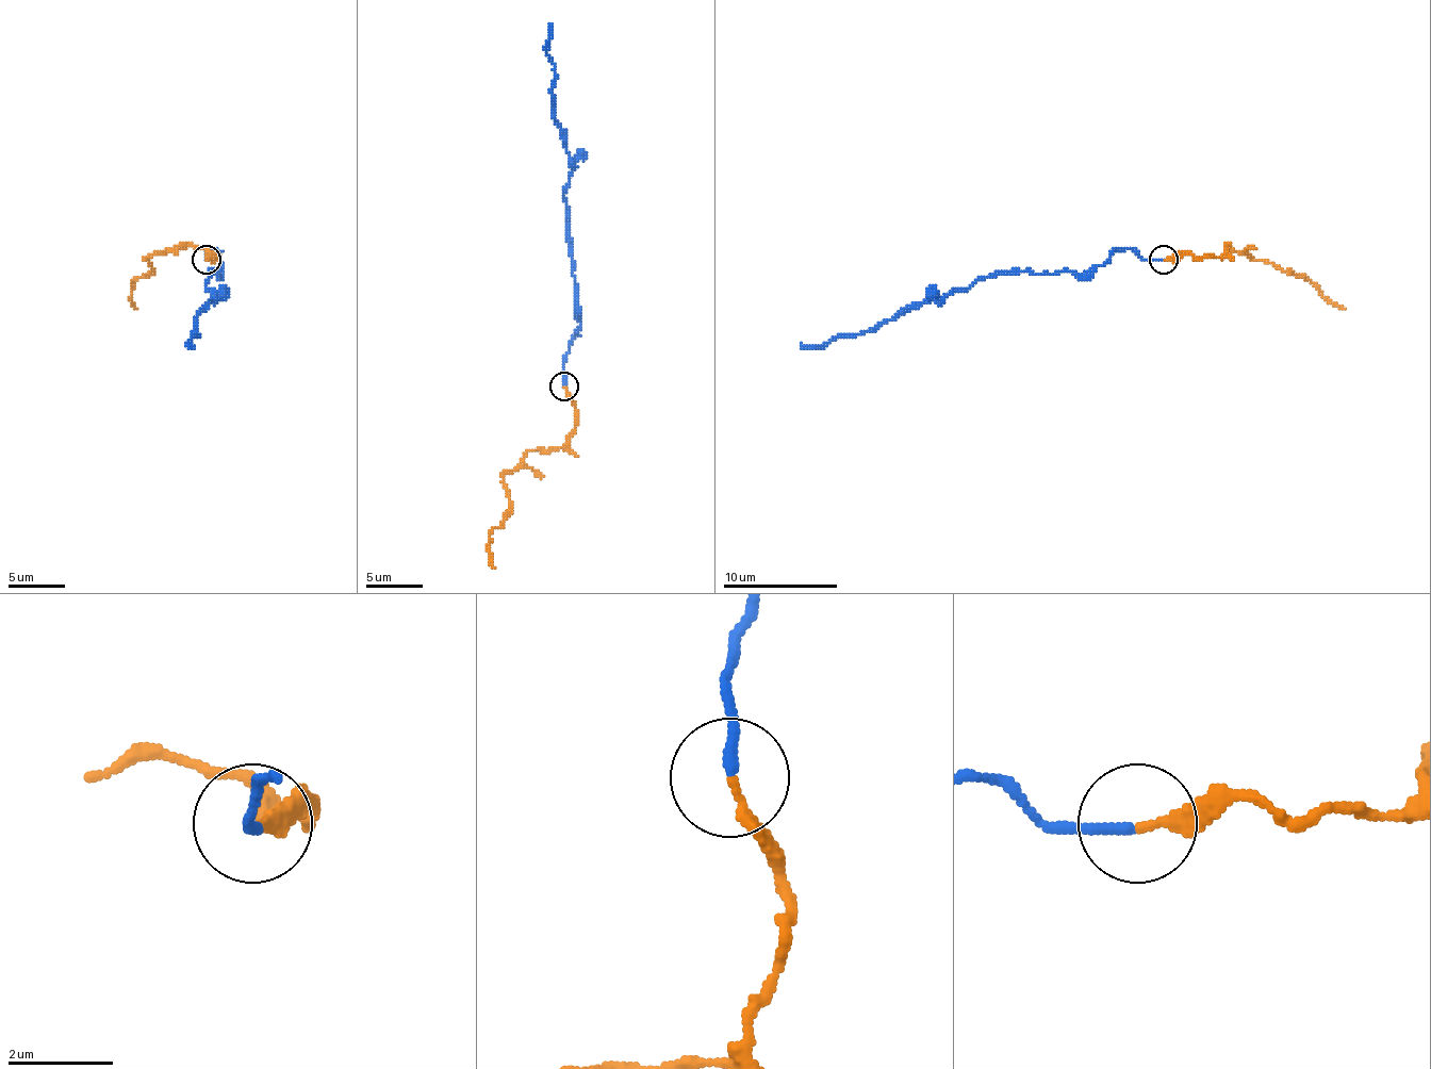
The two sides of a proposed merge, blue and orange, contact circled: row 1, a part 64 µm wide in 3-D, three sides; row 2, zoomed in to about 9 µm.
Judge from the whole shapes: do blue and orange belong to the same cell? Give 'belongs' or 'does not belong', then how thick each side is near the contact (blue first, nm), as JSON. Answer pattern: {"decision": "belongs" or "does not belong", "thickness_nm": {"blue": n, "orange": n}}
{"decision": "does not belong", "thickness_nm": {"blue": 200, "orange": 200}}

